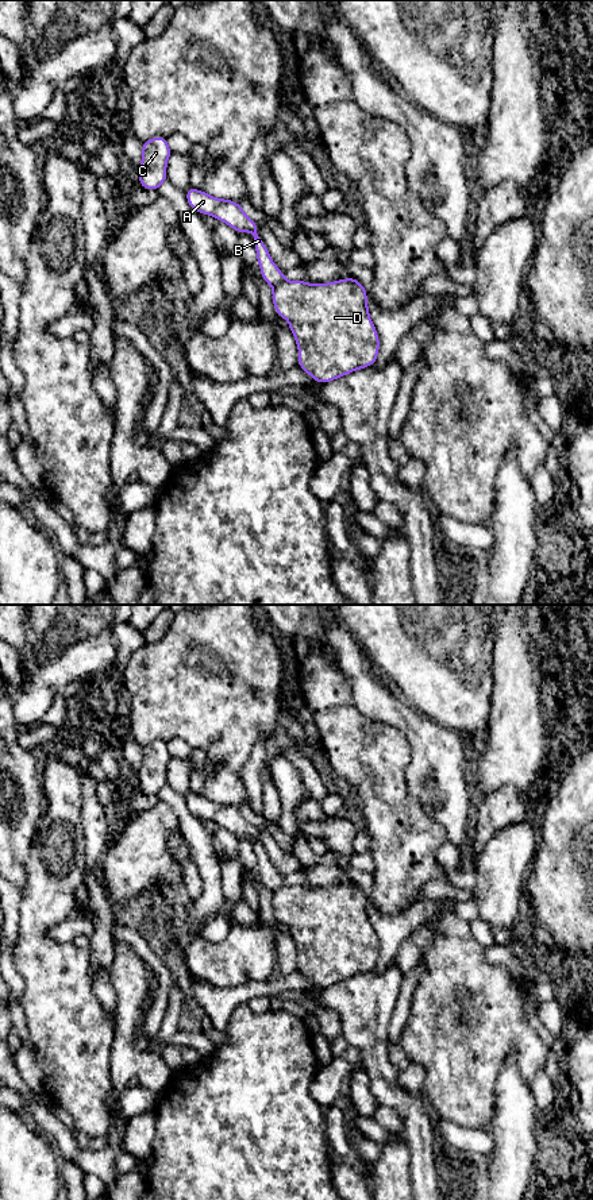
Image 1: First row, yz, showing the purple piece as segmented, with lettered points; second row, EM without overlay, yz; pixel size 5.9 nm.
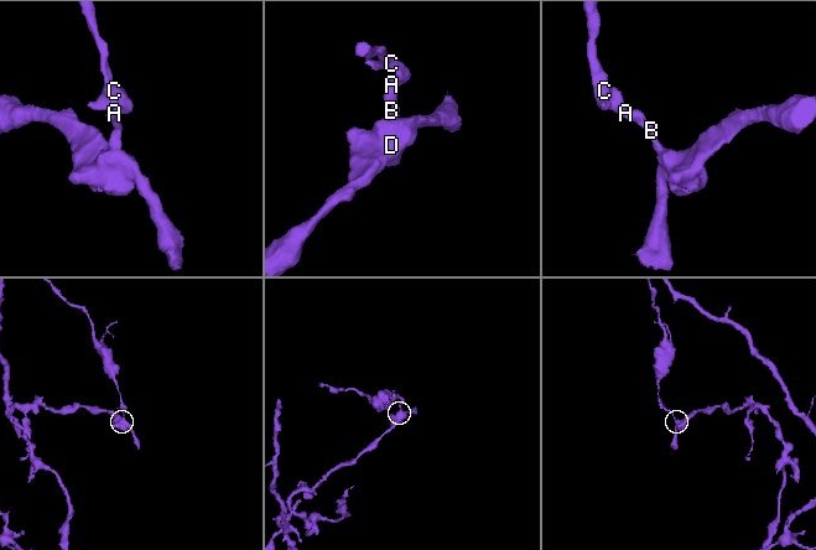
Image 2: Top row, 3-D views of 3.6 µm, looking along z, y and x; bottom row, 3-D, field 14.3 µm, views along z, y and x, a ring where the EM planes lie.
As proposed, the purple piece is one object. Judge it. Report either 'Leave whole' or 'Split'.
Split

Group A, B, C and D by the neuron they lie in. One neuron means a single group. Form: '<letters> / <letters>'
A B C / D

